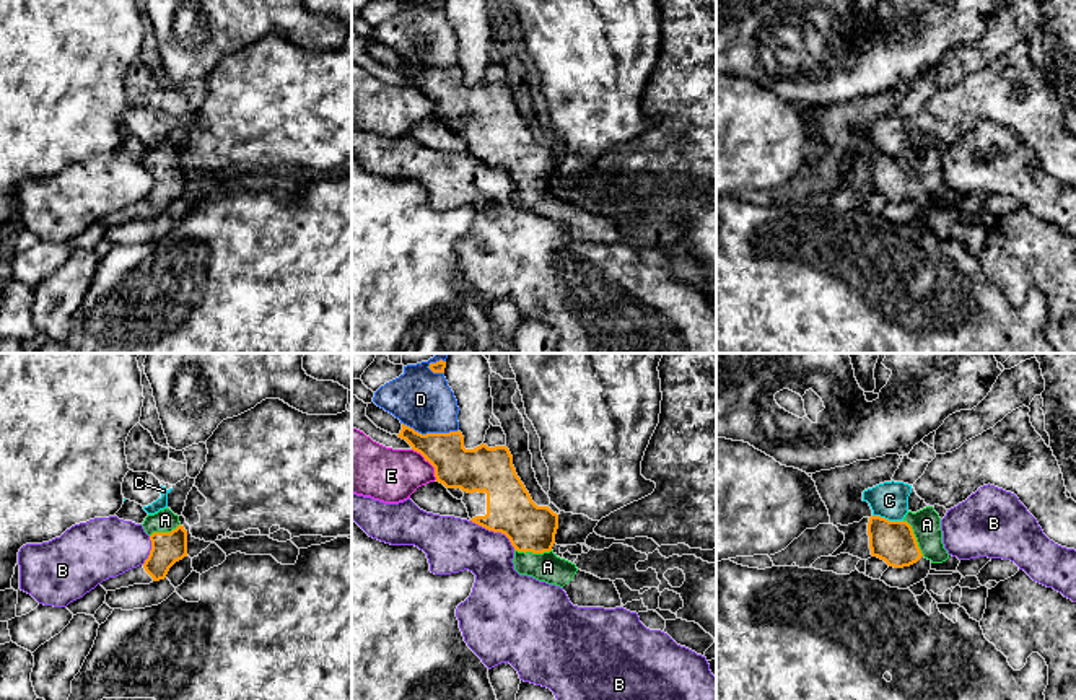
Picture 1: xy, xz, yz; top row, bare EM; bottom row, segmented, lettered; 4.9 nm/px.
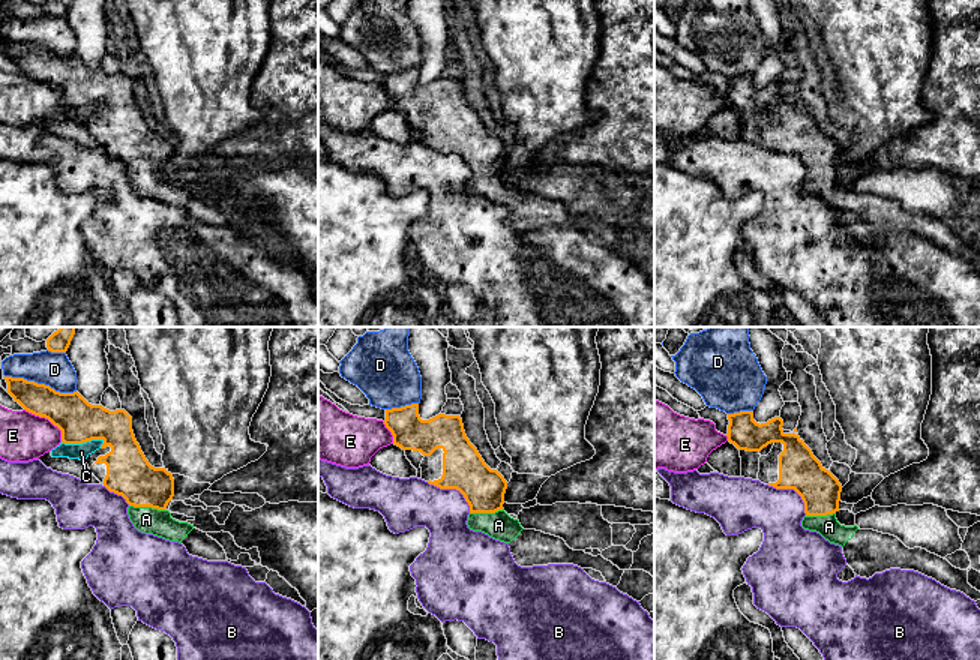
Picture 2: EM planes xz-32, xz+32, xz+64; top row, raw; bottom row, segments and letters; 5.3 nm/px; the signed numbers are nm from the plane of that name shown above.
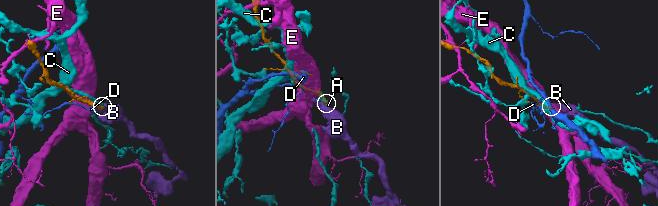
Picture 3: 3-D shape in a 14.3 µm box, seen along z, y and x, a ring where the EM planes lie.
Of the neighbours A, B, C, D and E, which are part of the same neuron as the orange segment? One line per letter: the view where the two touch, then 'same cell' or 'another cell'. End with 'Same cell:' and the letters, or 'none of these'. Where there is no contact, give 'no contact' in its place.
A: yz | same cell
B: xz | another cell
C: yz | another cell
D: xz | another cell
E: xz | another cell
Same cell: A

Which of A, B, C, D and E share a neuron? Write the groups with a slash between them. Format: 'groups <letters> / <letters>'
groups A / B / C / D / E

